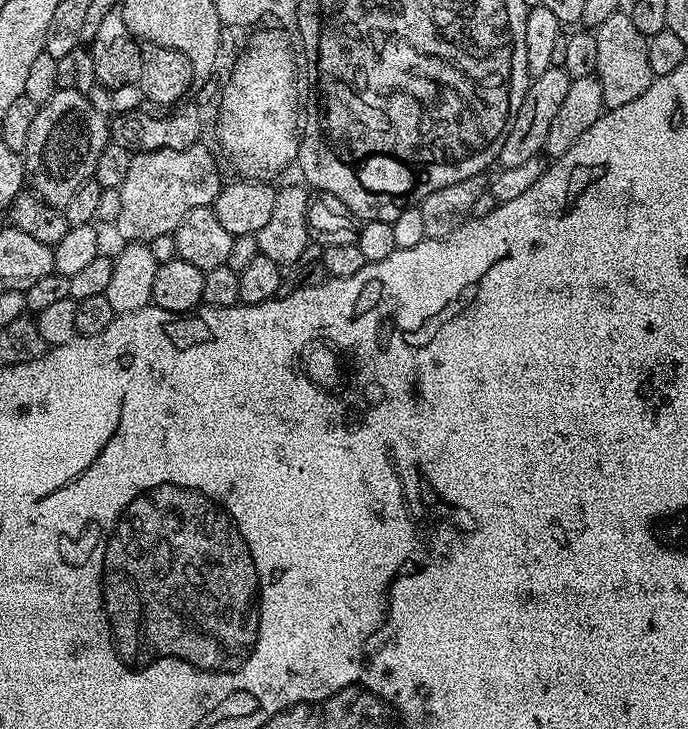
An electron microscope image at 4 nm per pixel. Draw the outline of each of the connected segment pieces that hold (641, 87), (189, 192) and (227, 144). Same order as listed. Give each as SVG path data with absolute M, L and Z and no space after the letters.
M624 10L610 14L606 22L598 25L594 35L598 42L598 66L595 78L602 86L605 109L626 106L626 102L634 102L634 98L646 94L654 79L646 55L648 37L643 36L634 27L631 15Z
M199 142L182 150L158 150L157 152L137 152L132 157L130 168L123 179L120 190L120 209L114 231L124 242L150 242L159 236L175 233L178 222L190 214L190 210L215 205L216 196L222 187L222 171L215 157Z
M264 26L253 31L244 53L236 60L228 81L222 84L218 96L218 138L223 142L226 158L231 158L235 168L240 168L240 178L246 180L271 181L271 176L284 172L297 163L300 155L300 133L302 131L302 92L292 83L292 44L276 26Z

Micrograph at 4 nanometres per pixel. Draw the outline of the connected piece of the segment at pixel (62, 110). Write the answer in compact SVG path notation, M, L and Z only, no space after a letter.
M75 88L57 90L45 104L37 107L34 122L30 125L30 135L26 138L26 146L22 153L24 174L31 191L35 192L40 199L45 200L51 208L63 210L66 202L74 198L78 186L93 179L99 155L108 143L110 143L110 124L105 113L94 110L87 95L76 91Z

